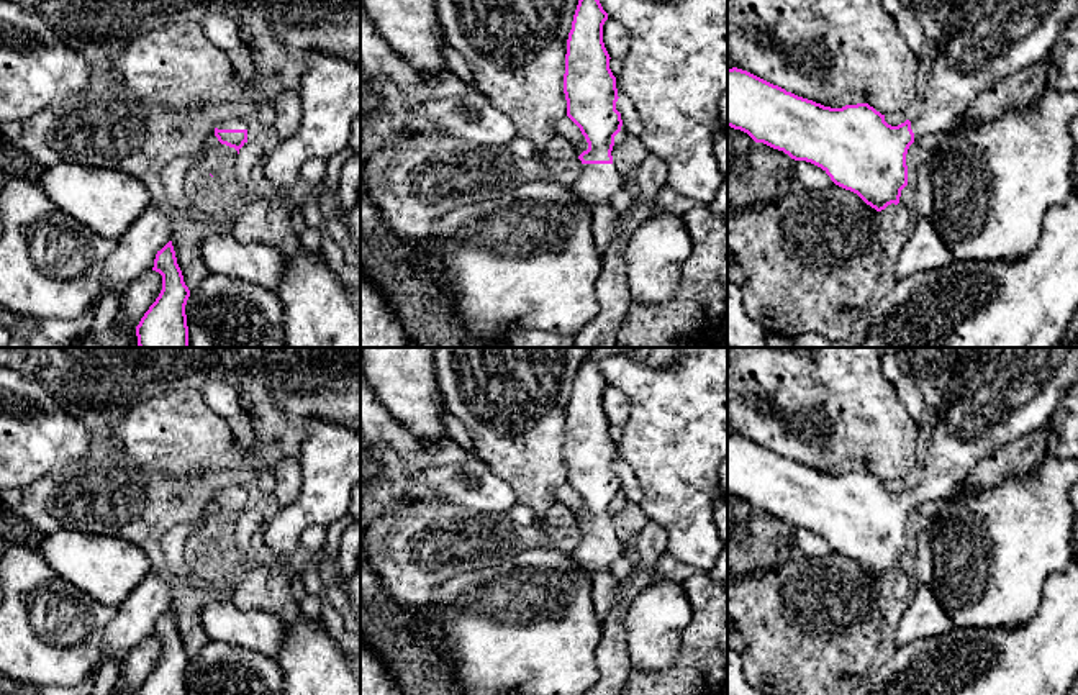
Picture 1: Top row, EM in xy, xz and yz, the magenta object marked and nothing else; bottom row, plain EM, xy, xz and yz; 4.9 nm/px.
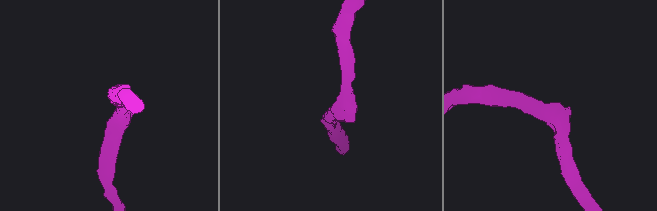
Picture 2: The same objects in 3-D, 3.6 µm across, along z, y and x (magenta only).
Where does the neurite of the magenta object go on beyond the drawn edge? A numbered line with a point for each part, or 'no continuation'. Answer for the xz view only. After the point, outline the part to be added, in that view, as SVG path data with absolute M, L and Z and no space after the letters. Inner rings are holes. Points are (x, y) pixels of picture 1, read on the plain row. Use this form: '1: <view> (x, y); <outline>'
1: xz (597, 551); M583 531L578 547L570 556L590 575L609 572L613 562L626 556L626 544L614 531Z

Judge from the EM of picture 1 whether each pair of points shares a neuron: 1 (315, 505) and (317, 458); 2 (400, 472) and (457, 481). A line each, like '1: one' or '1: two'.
1: one
2: one

